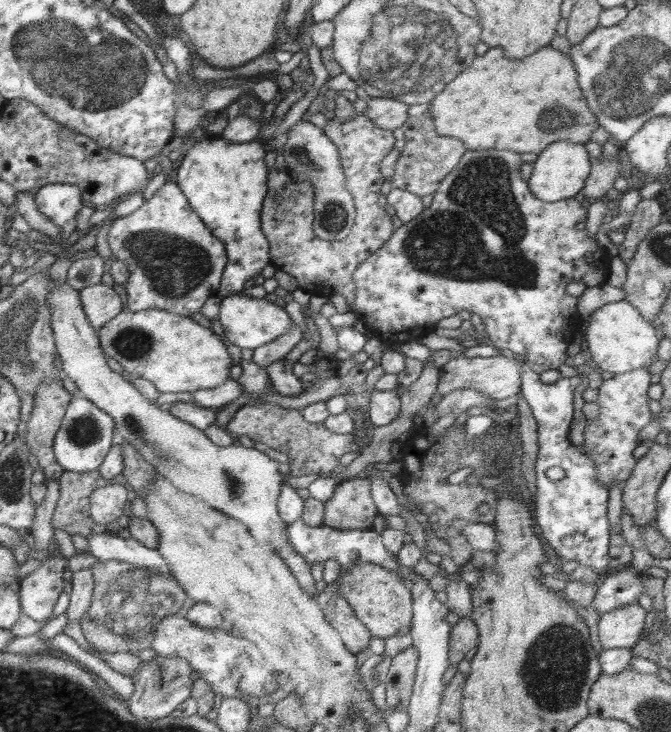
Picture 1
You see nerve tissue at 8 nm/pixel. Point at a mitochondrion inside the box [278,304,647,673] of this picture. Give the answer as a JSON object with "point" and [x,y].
{"point":[482,450]}

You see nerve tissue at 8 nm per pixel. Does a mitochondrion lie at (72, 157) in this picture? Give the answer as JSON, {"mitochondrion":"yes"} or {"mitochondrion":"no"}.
{"mitochondrion":"no"}

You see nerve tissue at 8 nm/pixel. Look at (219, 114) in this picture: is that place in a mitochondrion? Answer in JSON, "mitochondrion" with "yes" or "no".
{"mitochondrion":"no"}

